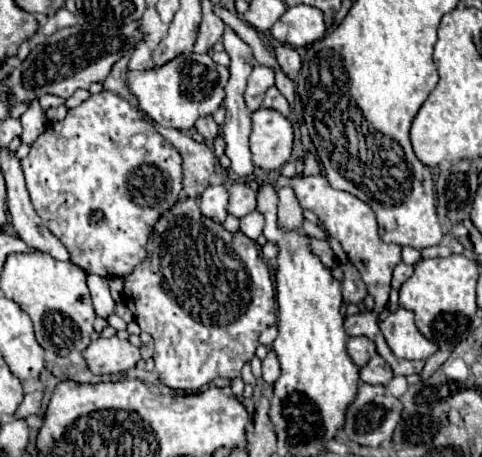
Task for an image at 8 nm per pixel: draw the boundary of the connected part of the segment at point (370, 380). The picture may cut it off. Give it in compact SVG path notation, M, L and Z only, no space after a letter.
M372 358L364 368L360 368L360 378L366 384L388 384L392 380L392 368L386 364L384 358Z

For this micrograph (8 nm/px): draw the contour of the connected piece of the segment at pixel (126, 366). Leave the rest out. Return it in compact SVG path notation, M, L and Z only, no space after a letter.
M118 336L94 340L84 352L86 364L94 374L118 374L132 370L140 360L140 348Z

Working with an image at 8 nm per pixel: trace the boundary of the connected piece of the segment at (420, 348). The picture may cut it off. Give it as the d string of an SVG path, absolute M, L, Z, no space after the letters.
M398 308L396 312L388 314L380 324L380 330L398 358L428 360L438 350L434 342L428 342L428 338L420 334L414 324L414 314L406 308Z

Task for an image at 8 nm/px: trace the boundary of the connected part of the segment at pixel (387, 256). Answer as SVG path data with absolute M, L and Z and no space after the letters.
M318 174L318 176L296 176L292 178L290 184L298 196L298 202L302 208L312 210L324 224L324 228L330 232L330 236L334 236L348 260L352 260L352 264L360 270L362 280L368 288L368 294L374 298L374 312L380 314L388 302L390 296L390 280L392 280L392 270L394 266L402 260L400 256L400 246L398 244L386 244L382 242L382 238L378 236L378 226L376 226L376 218L374 212L368 204L364 204L362 200L358 200L356 196L342 192L342 190L334 190L330 188L328 180Z

